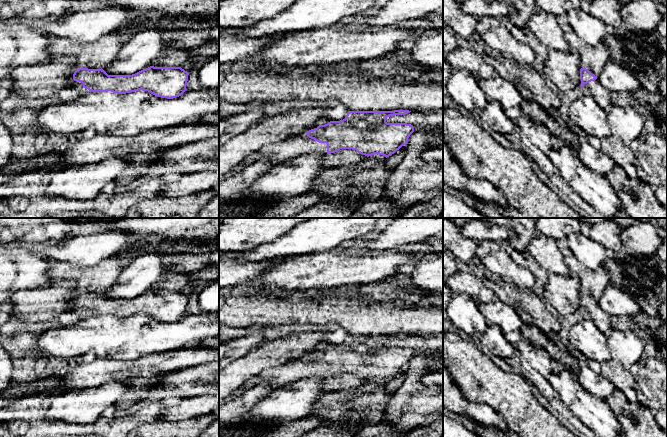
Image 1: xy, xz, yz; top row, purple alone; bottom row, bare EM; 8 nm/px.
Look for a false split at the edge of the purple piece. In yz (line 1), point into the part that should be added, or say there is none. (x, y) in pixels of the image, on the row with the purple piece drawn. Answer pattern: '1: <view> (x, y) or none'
1: yz (602, 96)

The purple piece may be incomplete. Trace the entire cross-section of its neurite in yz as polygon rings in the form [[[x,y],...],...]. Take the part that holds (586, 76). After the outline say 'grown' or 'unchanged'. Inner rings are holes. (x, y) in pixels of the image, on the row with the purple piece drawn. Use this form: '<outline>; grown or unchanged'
[[[581,68],[580,79],[584,93],[591,96],[601,108],[609,113],[613,108],[611,92],[605,89],[598,81],[597,76],[586,68]]]; grown

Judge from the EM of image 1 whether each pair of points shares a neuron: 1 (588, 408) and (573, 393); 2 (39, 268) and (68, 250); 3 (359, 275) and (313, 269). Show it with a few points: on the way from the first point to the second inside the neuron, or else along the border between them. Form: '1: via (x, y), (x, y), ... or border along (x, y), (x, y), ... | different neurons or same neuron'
1: via (584, 404), (577, 396) | same neuron
2: border along (39, 255), (53, 262) | different neurons
3: via (348, 269), (324, 269) | same neuron

